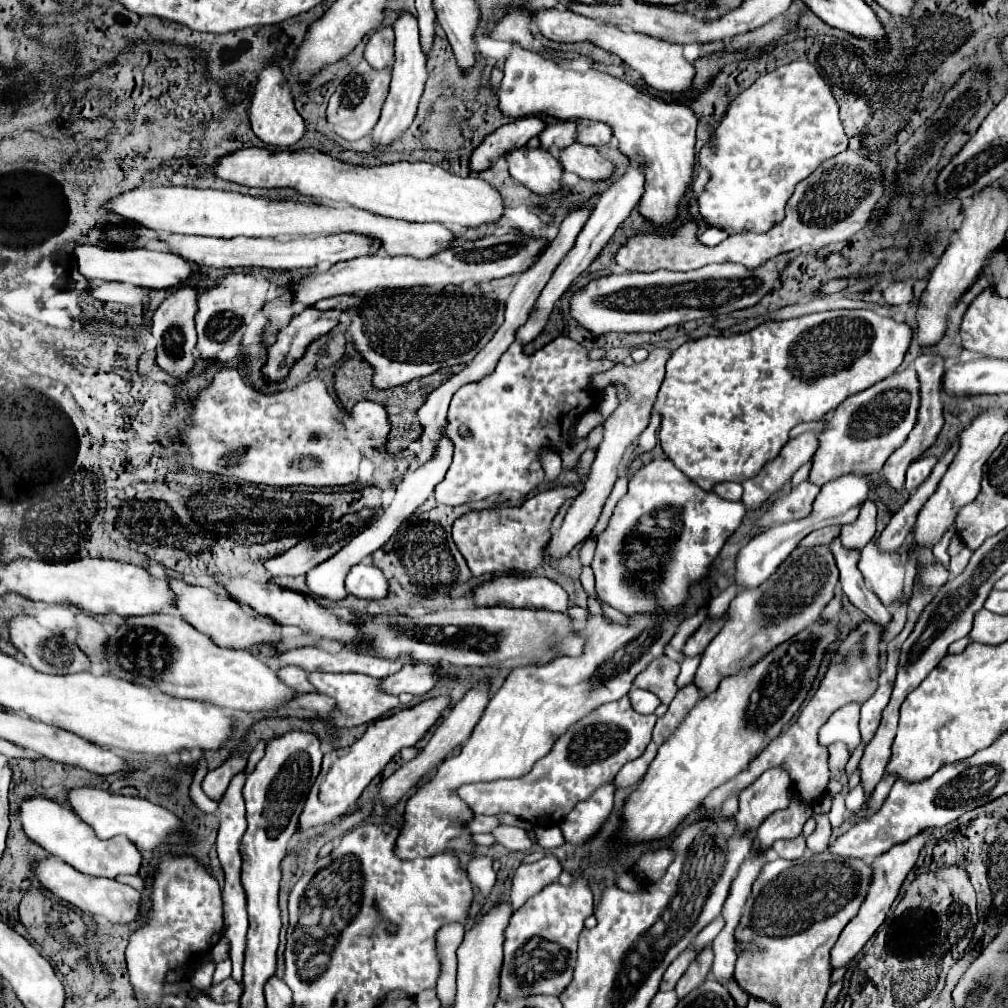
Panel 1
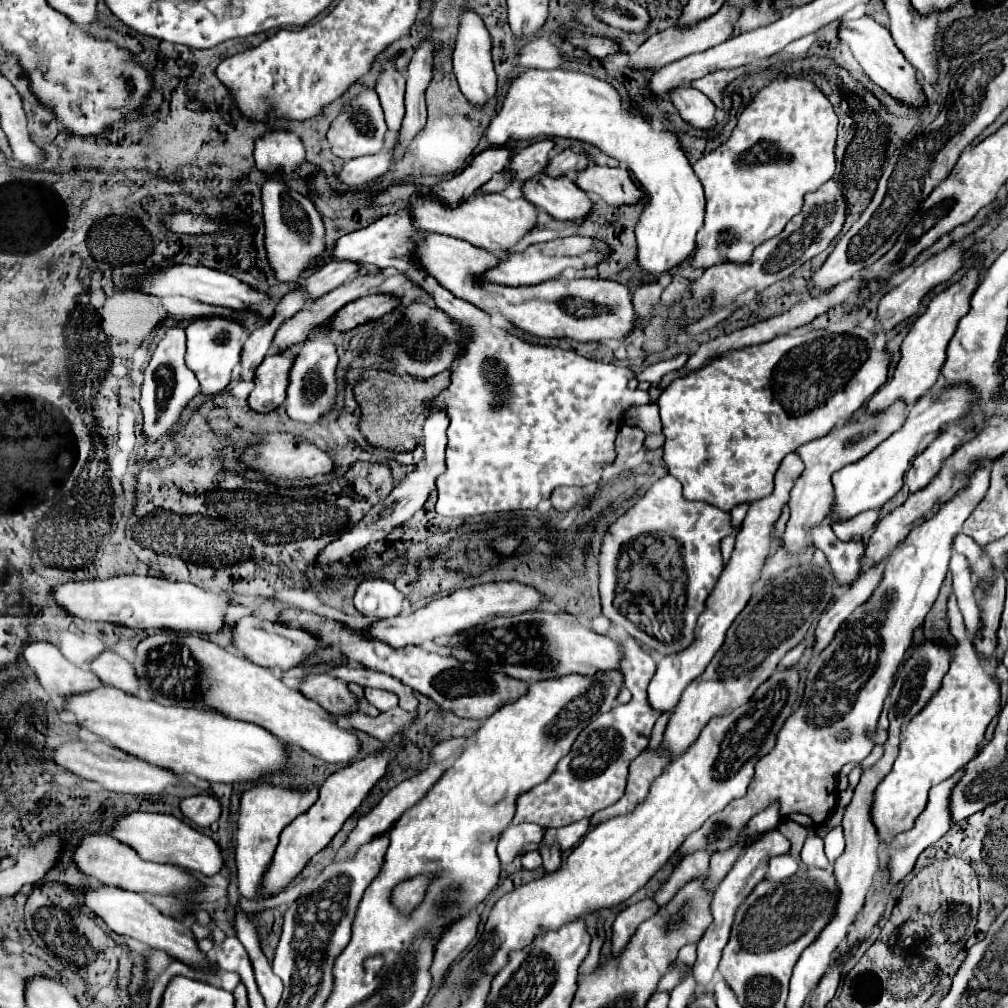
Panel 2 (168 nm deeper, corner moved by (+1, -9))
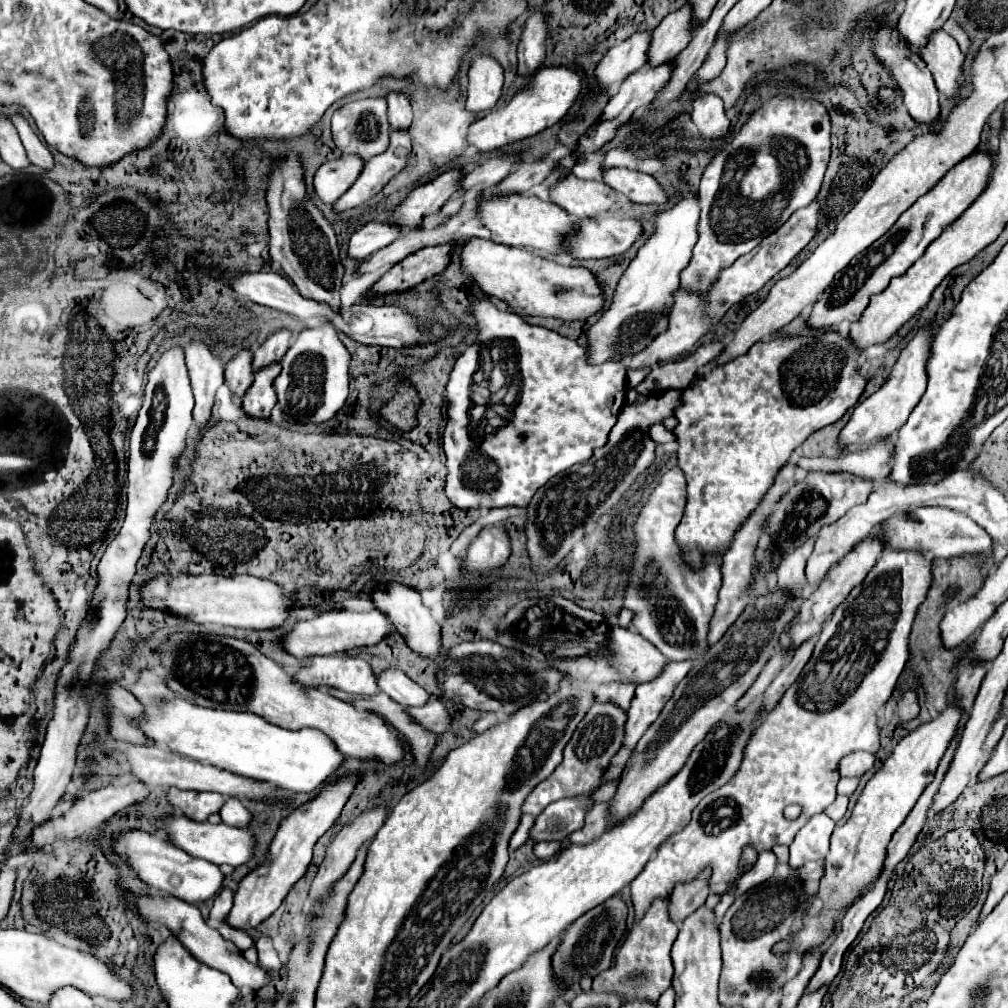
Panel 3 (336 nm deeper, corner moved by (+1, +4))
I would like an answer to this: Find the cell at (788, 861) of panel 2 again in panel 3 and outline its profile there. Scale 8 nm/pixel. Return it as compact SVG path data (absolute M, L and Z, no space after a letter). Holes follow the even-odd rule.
M762 851L760 857L758 857L758 861L756 861L756 865L748 873L744 873L740 877L736 893L744 893L744 891L748 891L748 889L752 889L752 887L768 881L774 875L776 865L778 865L776 855L772 851Z

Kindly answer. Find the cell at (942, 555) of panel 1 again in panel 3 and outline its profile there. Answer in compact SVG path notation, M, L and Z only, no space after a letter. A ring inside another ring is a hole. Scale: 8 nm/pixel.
M950 689L946 709L938 717L918 725L910 735L906 735L894 747L892 755L882 763L882 767L872 775L862 795L858 797L850 819L832 833L830 853L824 859L826 875L822 877L818 891L818 897L824 903L822 911L816 917L808 917L806 913L804 927L790 941L786 941L786 945L778 945L780 953L788 953L794 947L796 939L800 939L800 953L818 947L832 933L834 923L840 917L840 911L846 905L850 905L878 877L878 871L882 871L882 861L886 857L886 845L892 833L904 823L904 819L916 805L918 797L934 781L938 763L944 757L946 749L950 747L950 741L954 739L962 717L964 709L958 703L954 691Z

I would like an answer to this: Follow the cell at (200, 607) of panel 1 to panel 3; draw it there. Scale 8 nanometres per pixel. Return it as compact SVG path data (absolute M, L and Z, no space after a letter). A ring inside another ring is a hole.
M372 609L366 613L356 611L326 611L320 613L314 619L298 621L292 631L288 631L284 637L278 639L278 645L282 651L294 655L294 657L316 657L316 655L334 655L340 651L350 651L364 645L376 645L396 629L388 621L388 617L380 609Z

